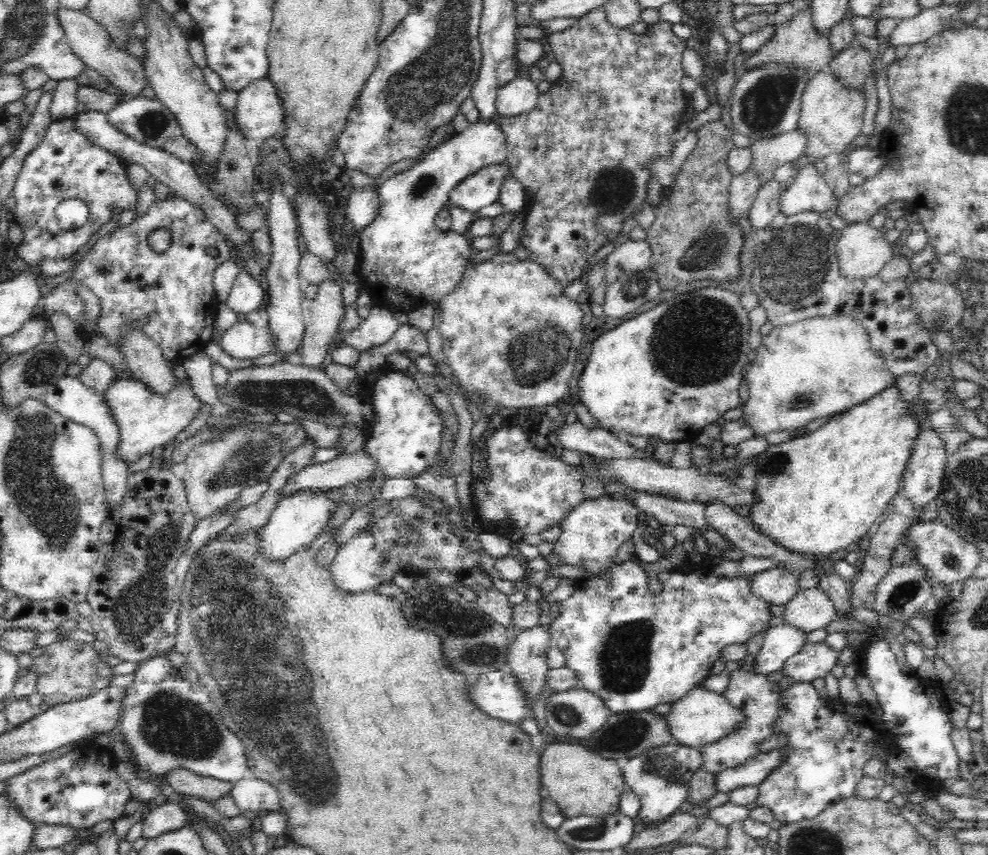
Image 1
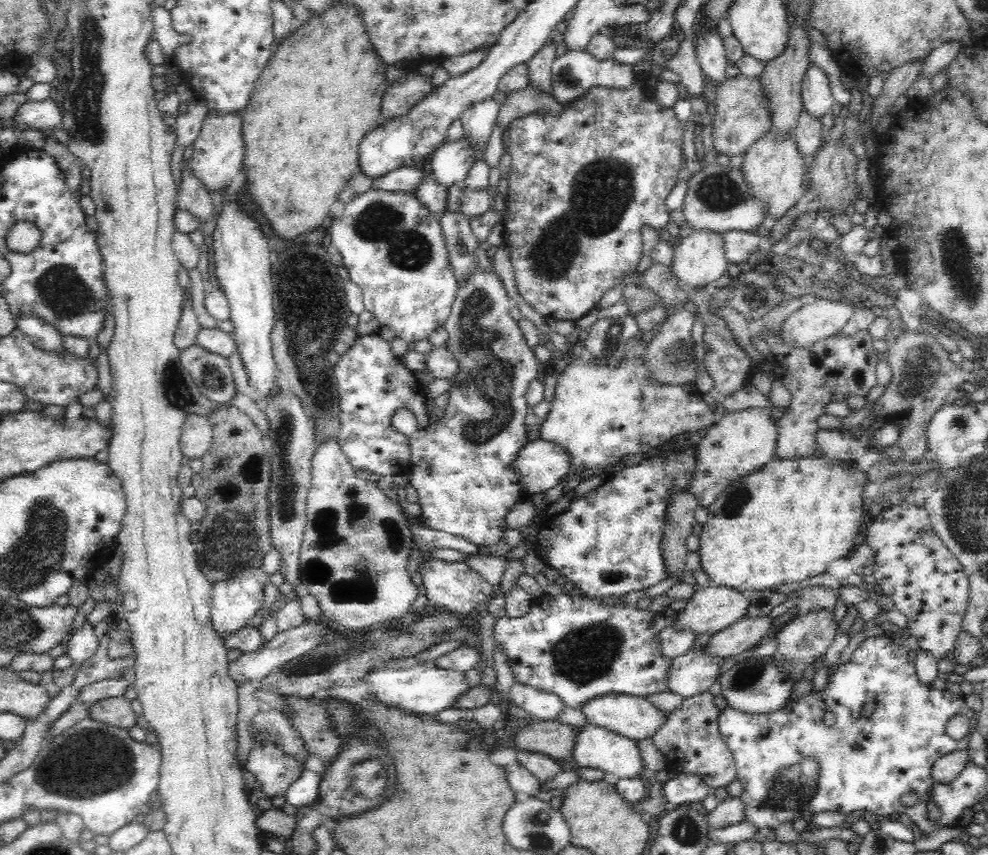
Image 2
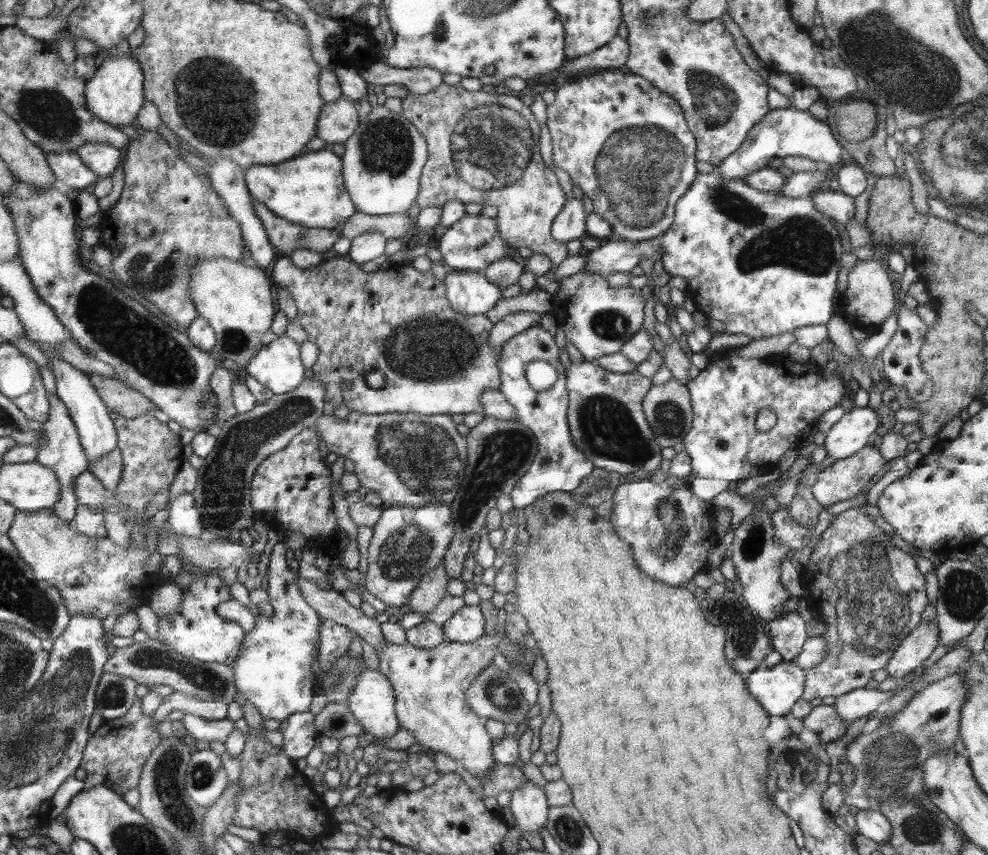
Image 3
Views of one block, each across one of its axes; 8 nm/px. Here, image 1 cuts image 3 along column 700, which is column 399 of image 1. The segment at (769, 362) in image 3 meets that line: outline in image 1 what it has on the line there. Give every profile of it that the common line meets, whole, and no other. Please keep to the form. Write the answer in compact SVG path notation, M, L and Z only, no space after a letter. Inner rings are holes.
M382 371L376 382L362 392L372 396L376 422L366 435L363 449L376 463L384 477L416 478L434 466L443 442L445 422L431 400L419 393L417 385L400 371Z

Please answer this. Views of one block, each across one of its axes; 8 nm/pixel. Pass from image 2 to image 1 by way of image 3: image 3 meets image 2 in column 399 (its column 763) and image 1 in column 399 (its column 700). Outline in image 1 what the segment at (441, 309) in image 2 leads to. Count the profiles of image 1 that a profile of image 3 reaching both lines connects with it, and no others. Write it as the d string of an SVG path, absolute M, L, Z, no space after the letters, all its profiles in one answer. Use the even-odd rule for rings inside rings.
M479 119L461 133L449 136L412 168L390 177L379 185L376 194L380 197L380 210L372 222L359 231L360 249L356 266L358 276L365 283L364 290L372 295L374 304L390 308L393 312L406 313L422 306L435 308L440 304L444 295L452 291L453 287L460 282L466 269L474 265L468 265L468 262L470 262L470 256L477 250L472 247L472 244L470 245L463 234L458 234L451 229L447 232L440 231L435 225L436 215L448 202L452 188L464 178L486 166L506 162L507 142L498 119L489 119L488 122Z

